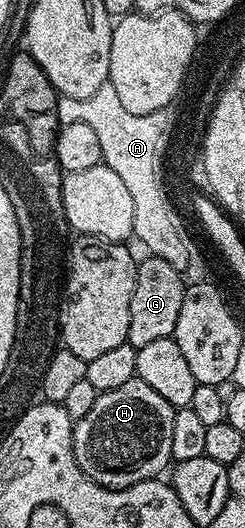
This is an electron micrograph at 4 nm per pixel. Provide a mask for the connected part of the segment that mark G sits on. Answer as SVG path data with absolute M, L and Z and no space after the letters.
M147 255L145 259L139 259L136 264L136 278L126 335L126 343L136 349L149 346L160 338L173 337L176 318L180 318L180 306L184 302L184 294L187 290L187 285L182 284L183 273L171 263L152 255Z

